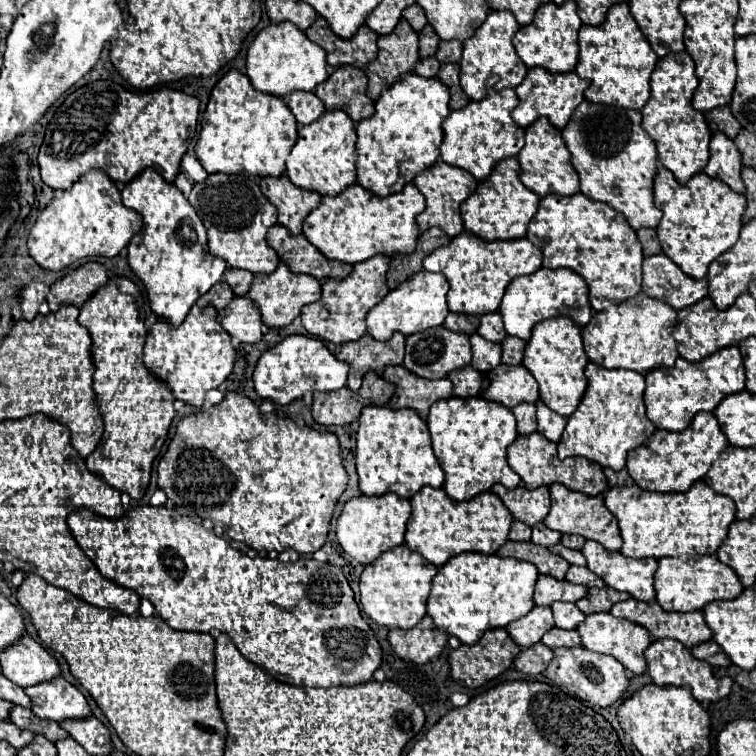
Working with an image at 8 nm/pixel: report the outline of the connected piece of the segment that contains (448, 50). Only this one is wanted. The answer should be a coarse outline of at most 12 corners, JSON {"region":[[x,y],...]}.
{"region":[[440,41],[440,63],[458,63],[462,41]]}

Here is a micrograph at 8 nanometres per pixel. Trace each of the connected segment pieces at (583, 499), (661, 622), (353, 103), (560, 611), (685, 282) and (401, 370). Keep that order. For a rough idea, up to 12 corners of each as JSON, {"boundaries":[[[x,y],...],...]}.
{"boundaries":[[[550,485],[546,527],[622,547],[604,495]],[[626,599],[614,617],[646,627],[654,639],[688,649],[710,641],[702,611],[664,611],[656,601]],[[336,67],[314,89],[326,109],[354,121],[374,113],[366,73]],[[554,601],[550,605],[560,629],[576,629],[584,613],[574,603]],[[664,253],[642,265],[642,291],[676,311],[708,295]],[[402,365],[382,377],[396,385],[390,409],[416,409],[426,419],[434,401],[452,397],[446,377],[422,379]]]}

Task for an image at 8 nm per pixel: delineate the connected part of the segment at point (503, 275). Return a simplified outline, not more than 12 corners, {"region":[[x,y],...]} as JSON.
{"region":[[470,231],[424,257],[454,313],[496,311],[506,285],[542,267],[526,239]]}

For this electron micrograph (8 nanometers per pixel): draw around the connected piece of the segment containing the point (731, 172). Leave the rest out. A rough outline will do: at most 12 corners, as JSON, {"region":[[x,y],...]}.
{"region":[[724,133],[710,141],[706,175],[744,193],[742,155]]}

